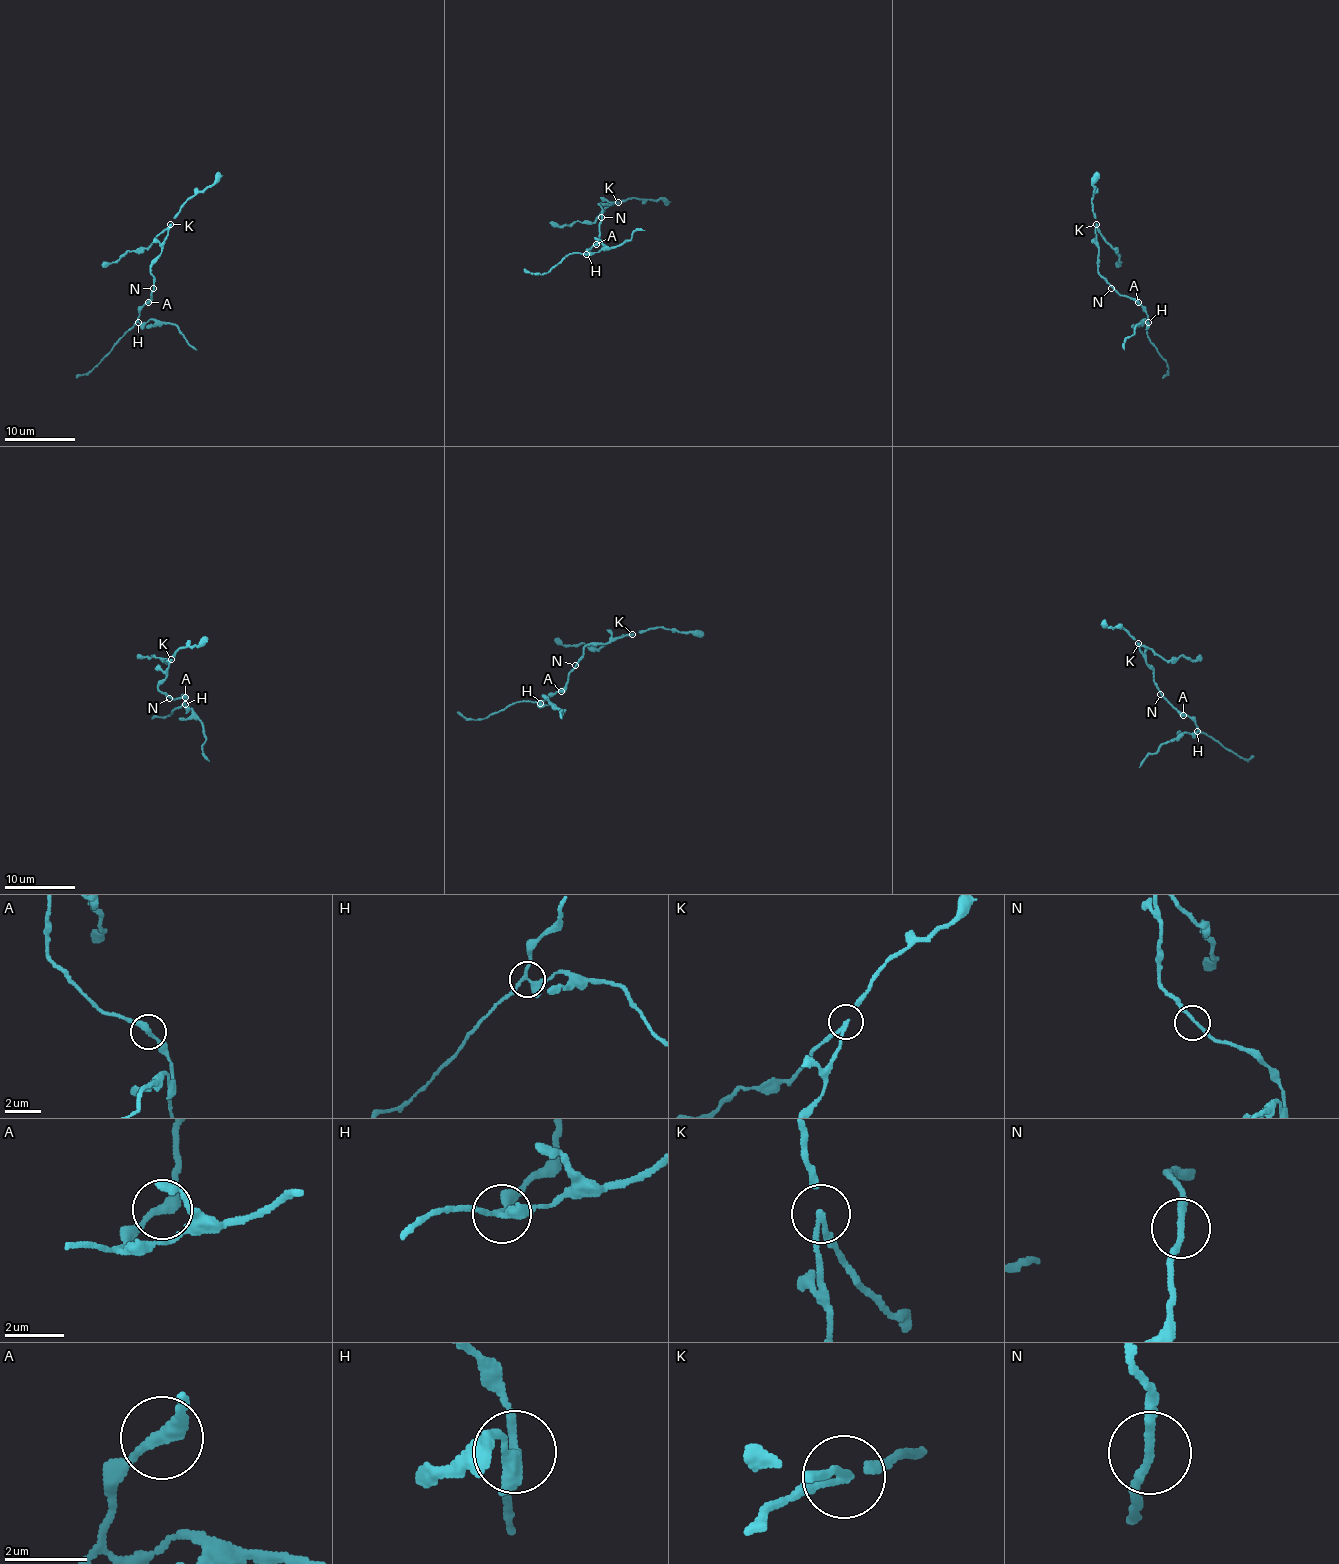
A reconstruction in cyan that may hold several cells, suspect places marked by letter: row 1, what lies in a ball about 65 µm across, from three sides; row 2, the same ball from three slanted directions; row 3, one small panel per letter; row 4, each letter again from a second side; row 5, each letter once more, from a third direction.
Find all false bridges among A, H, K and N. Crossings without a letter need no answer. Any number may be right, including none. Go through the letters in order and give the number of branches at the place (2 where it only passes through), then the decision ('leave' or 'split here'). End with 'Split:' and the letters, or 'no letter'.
A: branches 2; leave
H: branches 3; split here
K: branches 3; split here
N: branches 2; leave
Split: H, K

